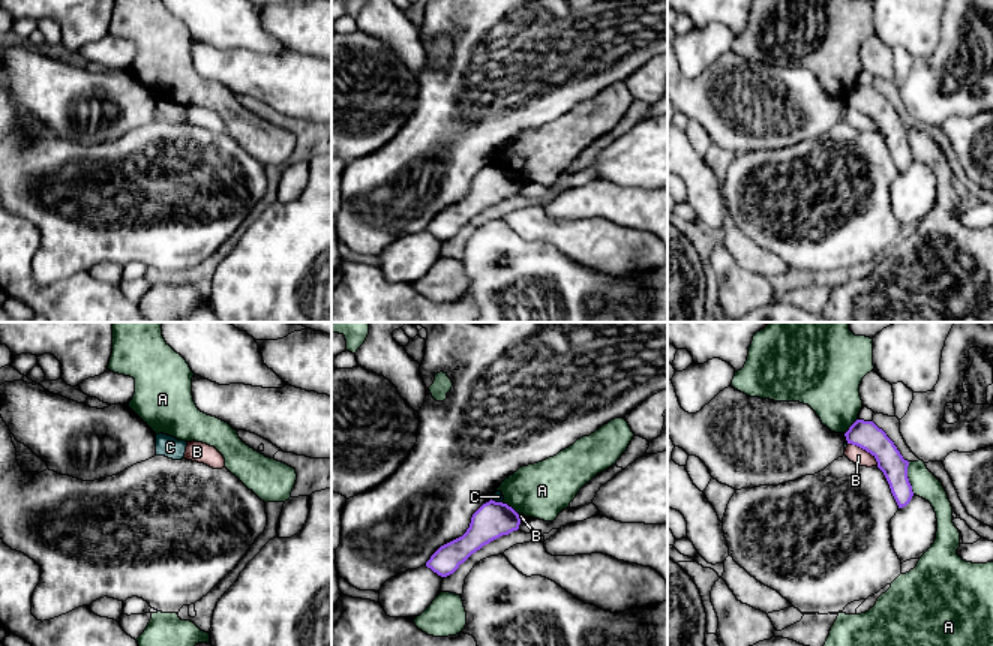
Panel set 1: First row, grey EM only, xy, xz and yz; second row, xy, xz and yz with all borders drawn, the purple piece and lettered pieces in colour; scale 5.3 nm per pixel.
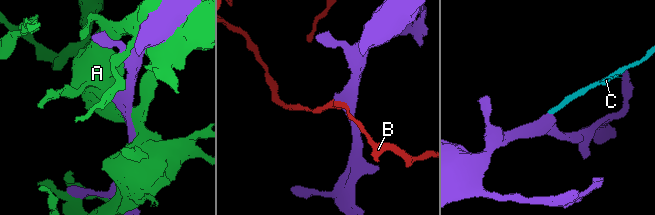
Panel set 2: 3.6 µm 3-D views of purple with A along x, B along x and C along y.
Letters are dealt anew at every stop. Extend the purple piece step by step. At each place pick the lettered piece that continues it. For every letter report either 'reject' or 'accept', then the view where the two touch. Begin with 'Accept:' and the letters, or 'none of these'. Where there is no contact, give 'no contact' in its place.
Accept: none of these
A: reject; contact in yz
B: reject; contact in yz
C: reject; contact in xz

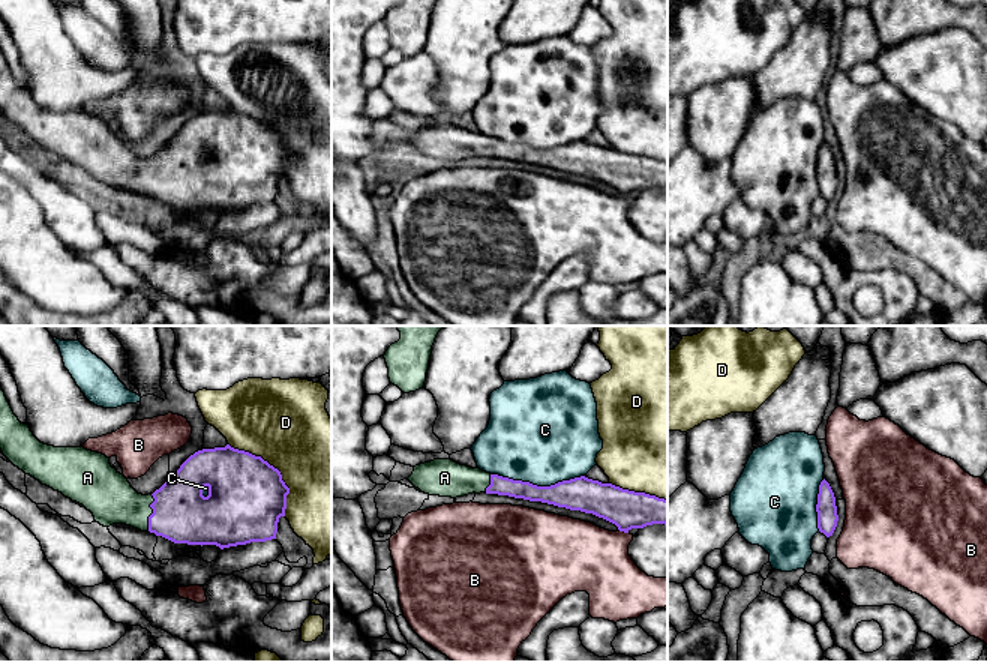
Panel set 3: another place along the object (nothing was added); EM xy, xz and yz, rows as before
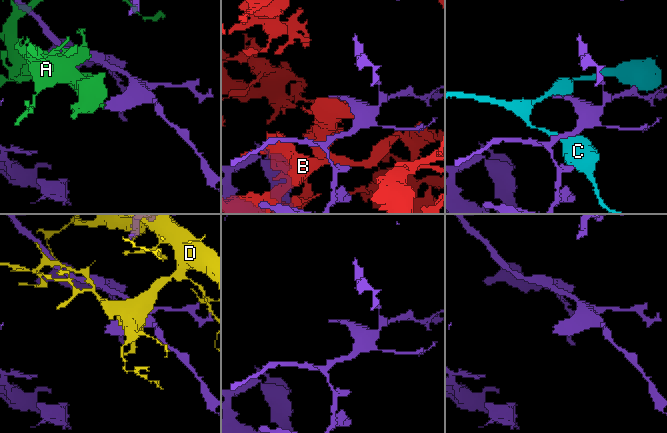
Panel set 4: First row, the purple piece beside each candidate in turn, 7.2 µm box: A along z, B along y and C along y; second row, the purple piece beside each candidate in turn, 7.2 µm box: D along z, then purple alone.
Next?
Accept: A
A: accept; contact in xy
B: reject; contact in xz
C: reject; contact in xz
D: reject; contact in xy

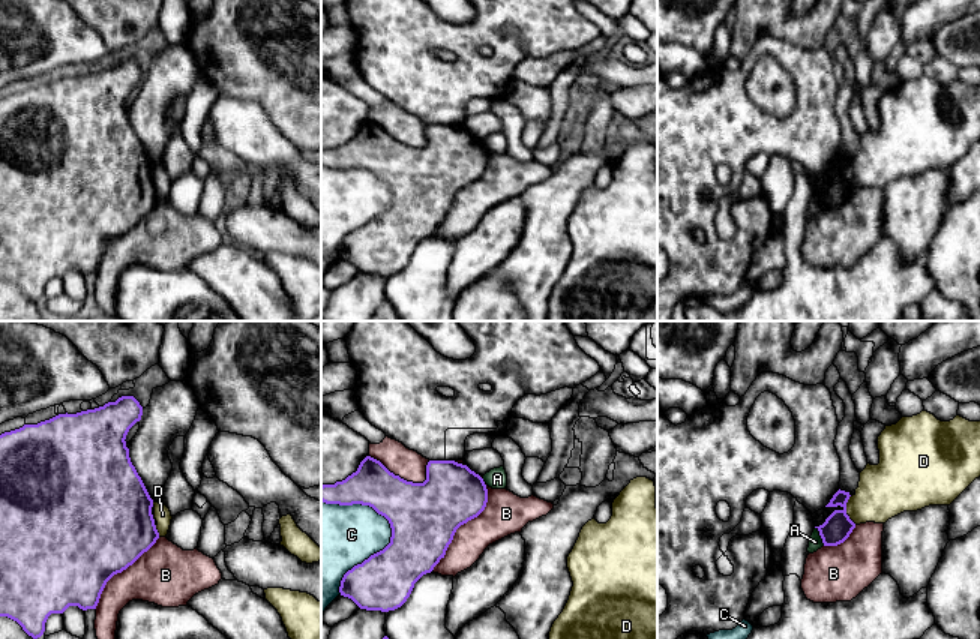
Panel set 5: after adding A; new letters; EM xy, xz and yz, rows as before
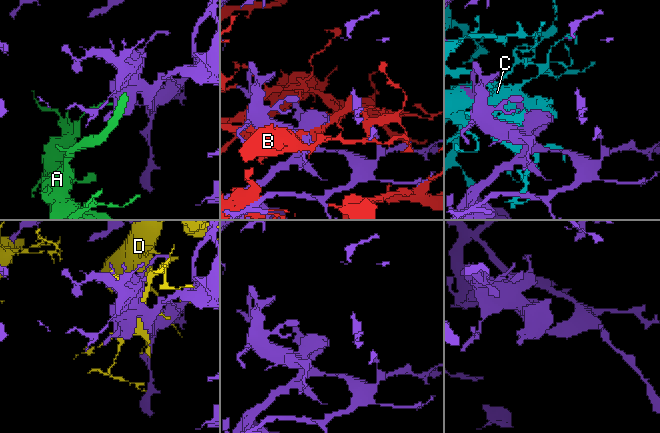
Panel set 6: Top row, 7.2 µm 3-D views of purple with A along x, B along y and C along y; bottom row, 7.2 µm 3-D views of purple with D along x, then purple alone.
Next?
Accept: none of these
A: reject; contact in yz
B: reject; contact in xz
C: reject; contact in xz
D: reject; contact in yz

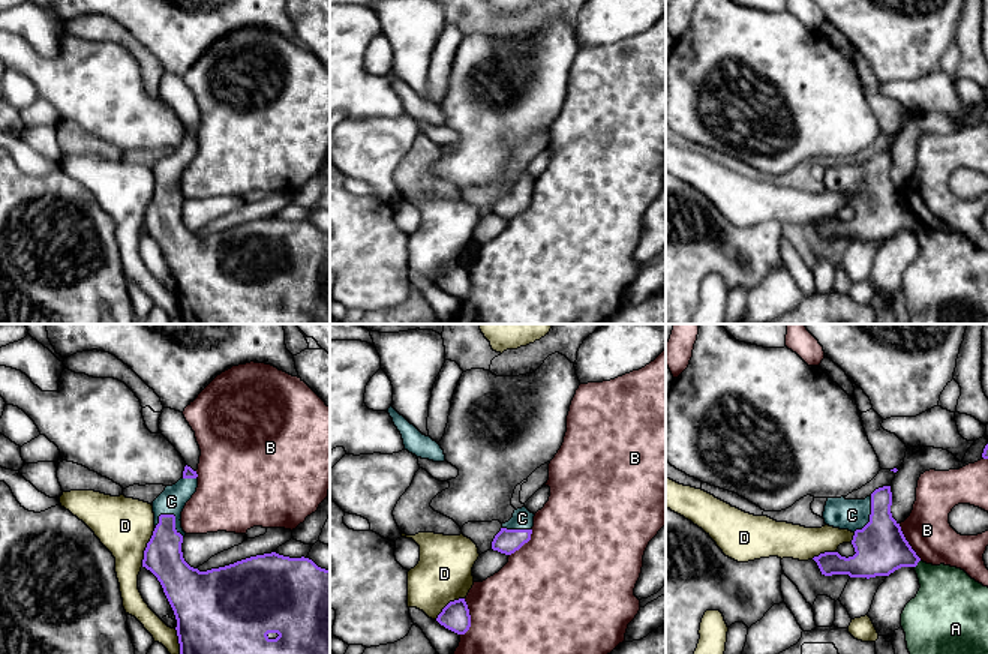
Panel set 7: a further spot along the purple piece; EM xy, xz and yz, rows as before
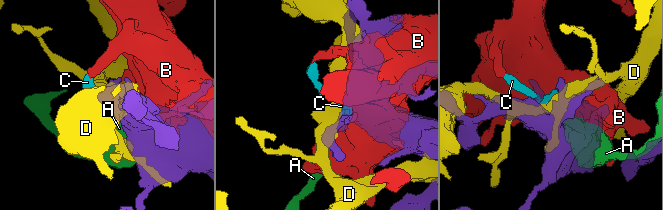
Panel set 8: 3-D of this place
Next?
Accept: C
A: reject; contact in yz
B: reject; contact in xz
C: accept; contact in xy
D: reject; contact in xy

